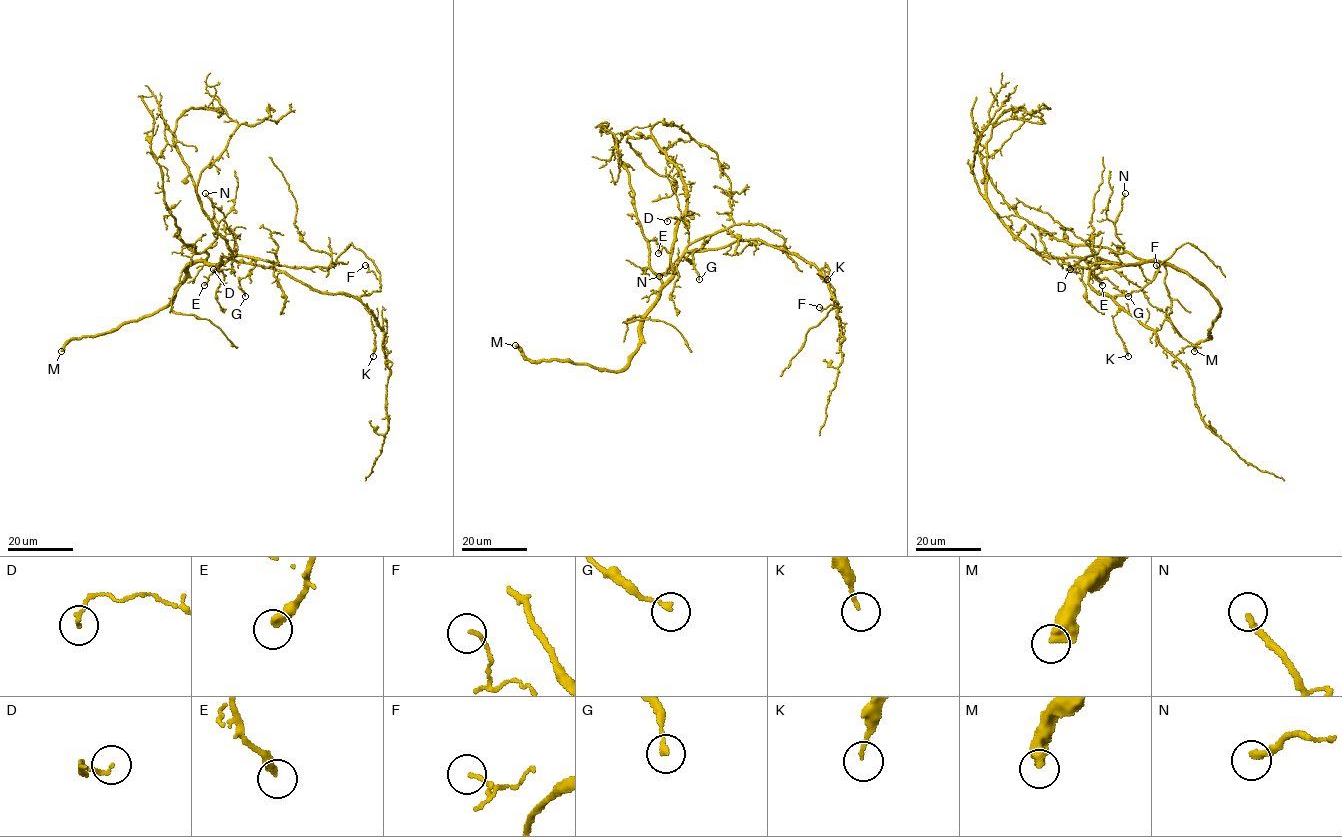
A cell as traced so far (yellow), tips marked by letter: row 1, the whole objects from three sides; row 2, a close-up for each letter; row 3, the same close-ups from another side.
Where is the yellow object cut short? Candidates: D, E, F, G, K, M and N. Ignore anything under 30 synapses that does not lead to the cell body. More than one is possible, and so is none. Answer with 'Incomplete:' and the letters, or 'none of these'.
Incomplete: M, N

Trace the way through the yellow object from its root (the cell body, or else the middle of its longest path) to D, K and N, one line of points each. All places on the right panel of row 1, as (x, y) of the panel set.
D: (1099, 262), (1107, 260), (1120, 265), (1098, 268), (1081, 258), (1065, 257), (1071, 268), (1066, 270), (1070, 269)
K: (1099, 262), (1089, 273), (1089, 283), (1098, 293), (1108, 295), (1119, 306), (1112, 320), (1128, 356)
N: (1099, 262), (1107, 260), (1137, 264), (1140, 260), (1122, 247), (1116, 234), (1115, 221), (1125, 193)

